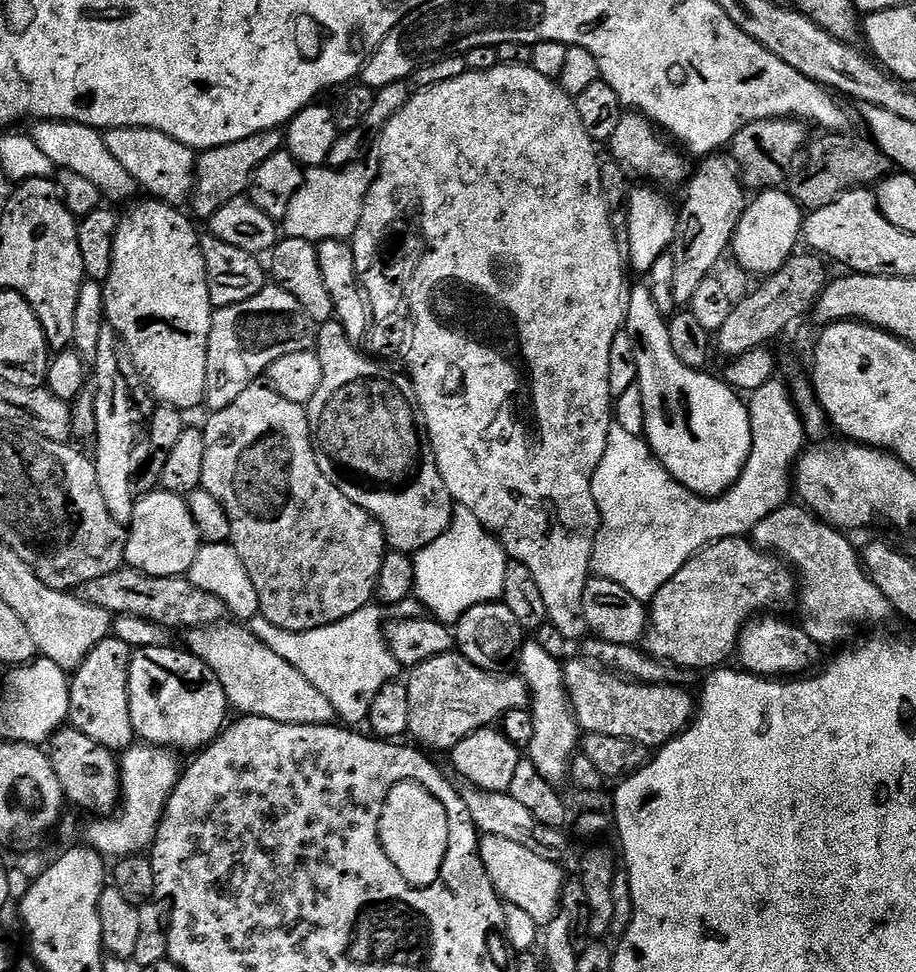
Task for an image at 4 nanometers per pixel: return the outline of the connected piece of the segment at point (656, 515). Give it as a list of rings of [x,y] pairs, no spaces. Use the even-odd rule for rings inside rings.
[[[773,378],[766,382],[766,386],[758,386],[758,390],[750,394],[747,405],[752,427],[752,449],[748,461],[744,463],[736,483],[720,496],[711,498],[700,496],[677,482],[662,467],[643,435],[630,434],[615,422],[610,426],[606,454],[602,454],[602,462],[598,462],[598,470],[592,479],[592,493],[600,511],[600,532],[592,551],[592,572],[599,579],[614,582],[622,586],[622,590],[634,594],[634,598],[650,602],[697,552],[719,540],[747,537],[762,518],[768,518],[774,510],[789,503],[788,490],[790,494],[794,465],[806,447],[804,423],[792,402],[789,385],[779,384],[779,379]]]

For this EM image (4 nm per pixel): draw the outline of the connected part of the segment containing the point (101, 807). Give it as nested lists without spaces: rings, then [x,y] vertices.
[[[71,726],[59,728],[46,745],[50,762],[58,780],[64,787],[64,795],[76,804],[85,804],[97,817],[113,815],[122,803],[120,787],[120,762],[117,753],[106,746],[94,742],[94,738],[86,738],[82,730]]]

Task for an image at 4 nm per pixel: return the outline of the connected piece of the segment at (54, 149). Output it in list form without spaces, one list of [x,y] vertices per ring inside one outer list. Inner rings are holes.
[[[41,120],[31,125],[30,135],[38,142],[38,150],[50,158],[53,166],[63,166],[69,172],[82,174],[82,178],[90,178],[94,186],[98,186],[103,199],[128,200],[138,192],[136,179],[126,174],[126,169],[118,163],[118,158],[110,154],[104,145],[104,137],[97,129],[85,124],[75,124],[72,120]],[[64,164],[64,165],[60,165]]]

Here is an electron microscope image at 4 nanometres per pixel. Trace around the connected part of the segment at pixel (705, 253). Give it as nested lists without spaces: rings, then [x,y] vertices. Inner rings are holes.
[[[713,154],[703,157],[699,161],[700,169],[691,173],[687,181],[686,189],[688,193],[684,196],[684,205],[678,208],[677,228],[675,239],[672,242],[670,254],[674,258],[674,300],[677,305],[689,305],[698,286],[715,271],[714,266],[720,258],[729,251],[737,224],[742,218],[746,207],[746,189],[740,182],[740,177],[736,171],[735,164],[724,154]]]

